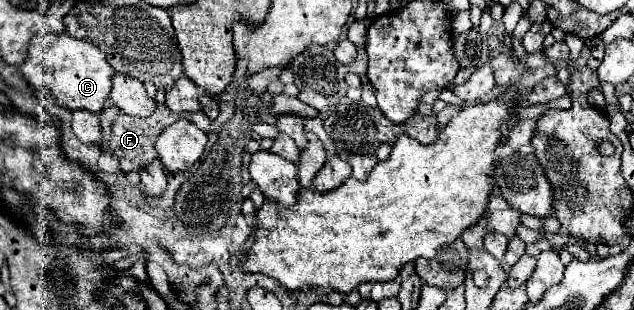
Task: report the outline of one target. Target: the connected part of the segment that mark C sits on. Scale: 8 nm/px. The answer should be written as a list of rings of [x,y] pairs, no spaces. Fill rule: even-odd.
[[[66,33],[36,35],[30,43],[28,59],[18,67],[18,71],[28,85],[36,89],[48,89],[52,97],[58,103],[62,103],[66,109],[70,111],[86,109],[92,113],[100,113],[104,109],[110,95],[110,85],[112,85],[110,79],[114,75],[114,69],[106,61],[106,55],[96,45],[74,39]]]

